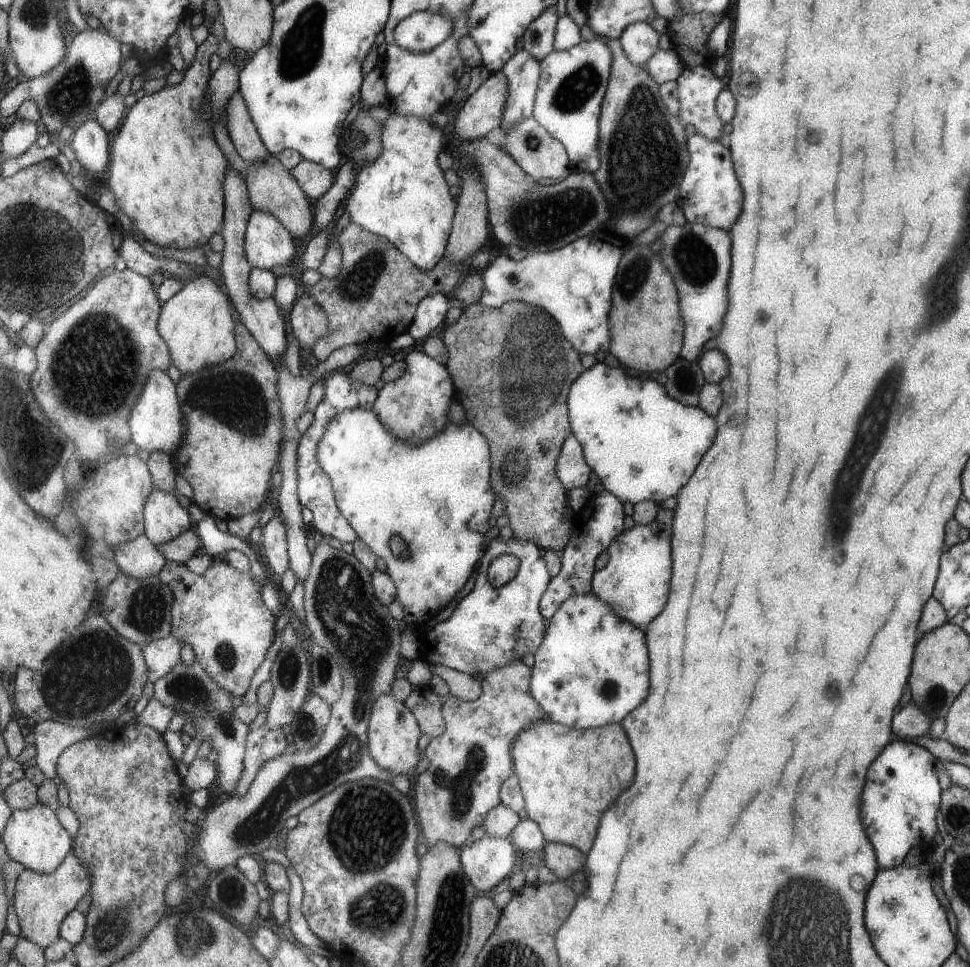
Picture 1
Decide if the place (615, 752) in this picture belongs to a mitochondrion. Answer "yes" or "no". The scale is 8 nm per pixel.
no

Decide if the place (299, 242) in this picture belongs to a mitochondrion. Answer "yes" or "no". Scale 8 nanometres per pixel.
no

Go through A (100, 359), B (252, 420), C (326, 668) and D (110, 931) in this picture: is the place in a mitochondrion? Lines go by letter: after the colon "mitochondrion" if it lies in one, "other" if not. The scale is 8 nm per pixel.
A: mitochondrion
B: mitochondrion
C: mitochondrion
D: mitochondrion

